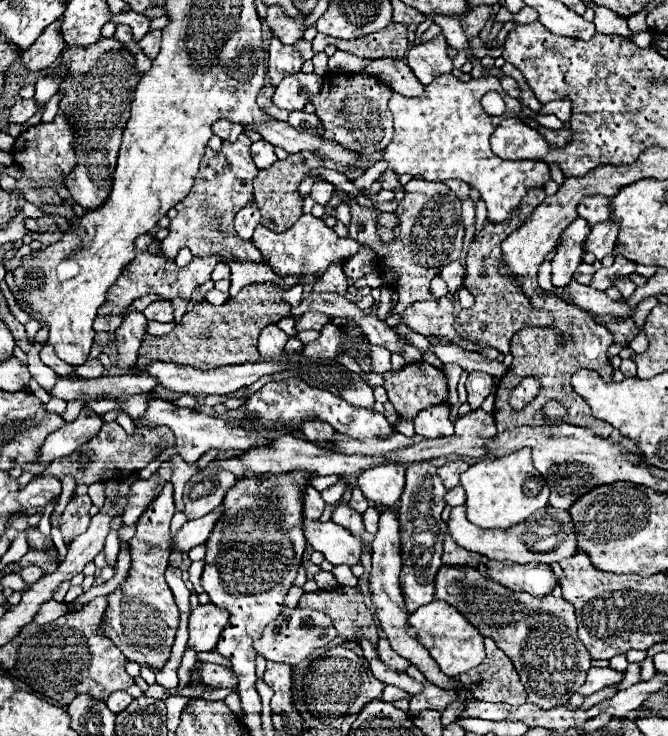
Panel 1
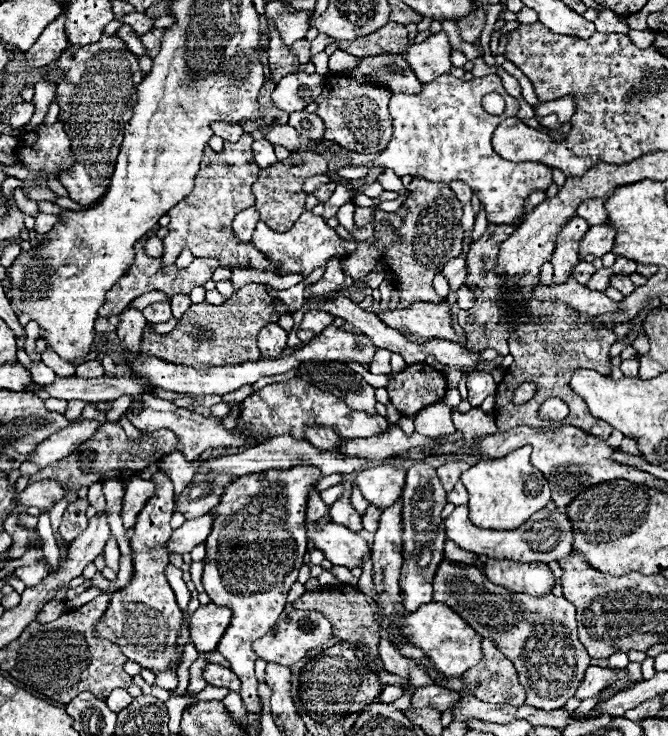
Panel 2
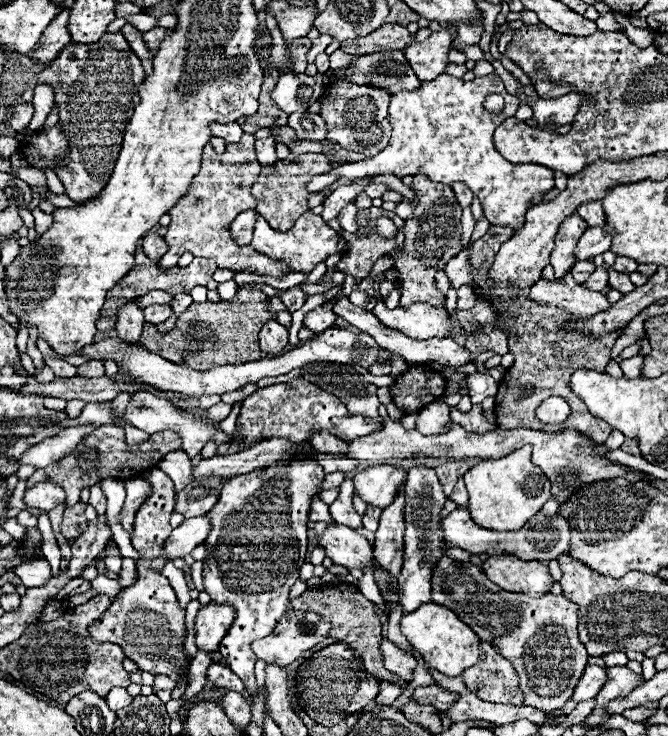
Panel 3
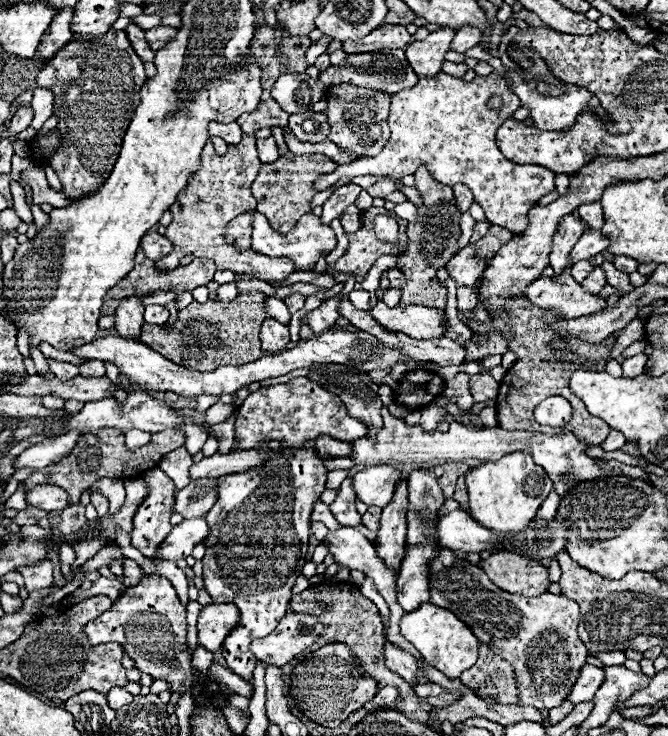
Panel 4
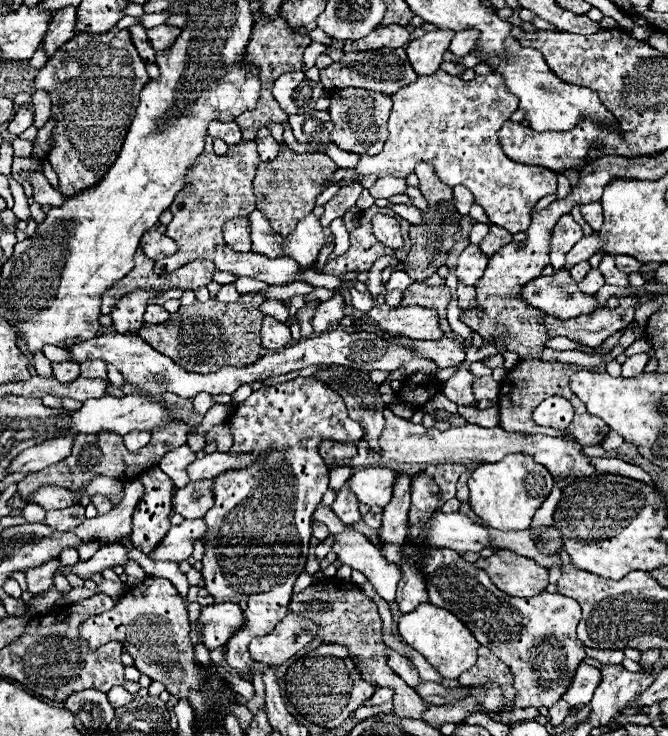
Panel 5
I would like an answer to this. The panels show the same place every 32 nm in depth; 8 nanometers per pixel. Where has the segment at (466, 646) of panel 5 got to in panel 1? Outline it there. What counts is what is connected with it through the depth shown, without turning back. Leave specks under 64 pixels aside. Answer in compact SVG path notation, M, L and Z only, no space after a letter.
M434 600L426 606L420 606L410 618L410 626L416 628L420 642L428 648L432 658L438 662L440 670L448 676L460 676L470 668L478 666L486 652L484 652L484 636L450 604L444 600Z

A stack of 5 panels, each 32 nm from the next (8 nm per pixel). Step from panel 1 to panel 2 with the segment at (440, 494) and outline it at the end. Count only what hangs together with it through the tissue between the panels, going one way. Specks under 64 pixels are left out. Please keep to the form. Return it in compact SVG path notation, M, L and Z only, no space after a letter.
M416 462L406 472L406 486L402 492L402 556L404 566L400 574L400 590L406 612L414 612L422 604L432 602L432 580L442 562L444 552L444 520L440 518L442 508L446 506L446 490L436 476L436 468L426 462Z

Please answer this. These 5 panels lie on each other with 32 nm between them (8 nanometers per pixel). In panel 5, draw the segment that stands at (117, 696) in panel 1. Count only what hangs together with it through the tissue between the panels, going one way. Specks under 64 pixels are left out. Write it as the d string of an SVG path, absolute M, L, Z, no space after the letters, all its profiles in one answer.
M122 686L110 688L110 692L108 692L108 700L110 700L112 708L120 708L120 706L124 706L124 704L130 704L132 698L134 698L134 694L126 692Z

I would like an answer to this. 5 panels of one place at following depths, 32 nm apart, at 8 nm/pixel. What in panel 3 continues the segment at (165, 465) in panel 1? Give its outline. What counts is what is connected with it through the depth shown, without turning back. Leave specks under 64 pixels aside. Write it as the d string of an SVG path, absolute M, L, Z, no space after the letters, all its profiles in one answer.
M138 476L132 480L126 480L124 484L126 484L126 500L124 500L124 506L120 512L120 522L122 522L124 530L130 532L134 526L136 512L146 502L146 498L152 494L152 484L148 484L144 478L138 478Z

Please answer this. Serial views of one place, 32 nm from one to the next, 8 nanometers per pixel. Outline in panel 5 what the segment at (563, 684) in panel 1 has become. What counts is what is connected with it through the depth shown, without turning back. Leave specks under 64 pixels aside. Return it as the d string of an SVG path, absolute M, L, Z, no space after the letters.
M448 548L430 550L430 556L424 558L424 574L426 574L426 584L428 584L430 604L454 612L472 630L472 634L476 636L480 644L488 646L496 656L500 656L500 660L504 660L510 666L514 674L514 688L516 688L514 706L550 708L558 700L562 700L564 692L570 686L570 680L576 676L578 664L586 658L584 644L576 638L576 626L580 620L580 606L576 604L576 600L562 596L562 594L550 594L550 592L542 592L540 596L532 596L532 598L510 596L498 590L490 582L484 570L466 562L464 558L458 556L458 552L448 550Z

